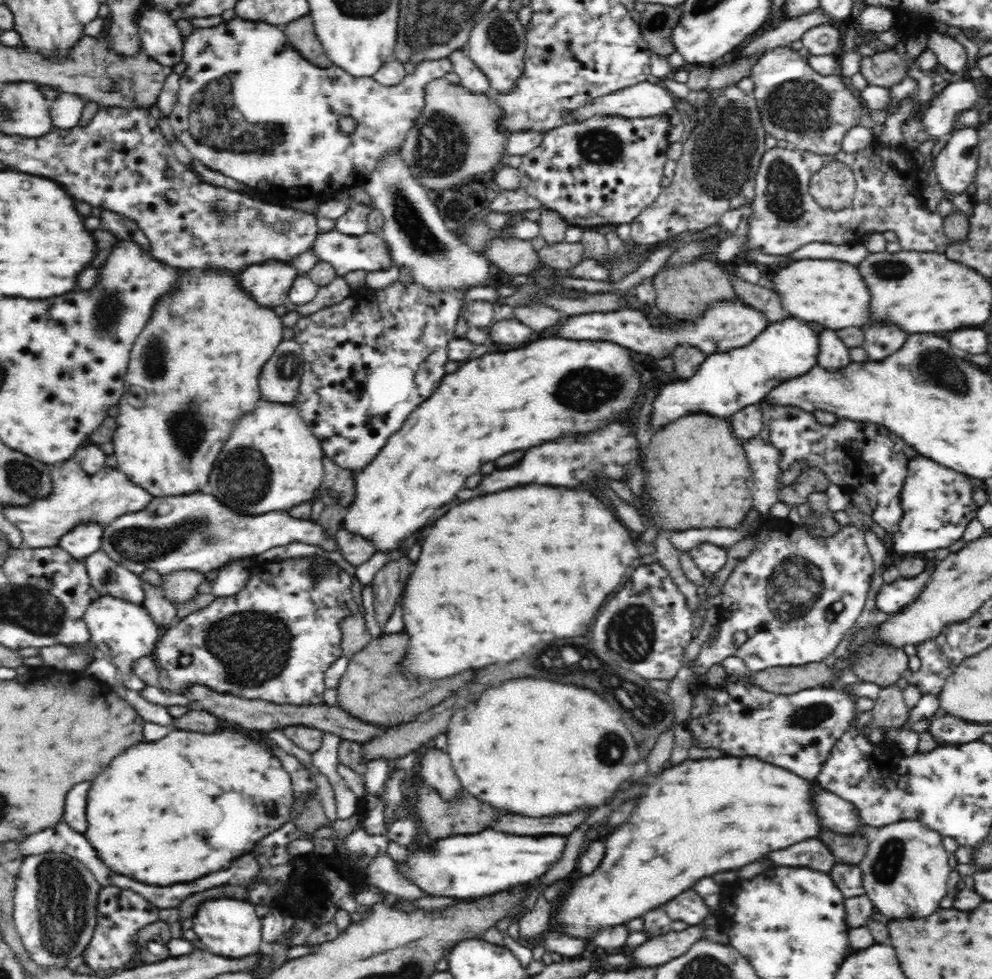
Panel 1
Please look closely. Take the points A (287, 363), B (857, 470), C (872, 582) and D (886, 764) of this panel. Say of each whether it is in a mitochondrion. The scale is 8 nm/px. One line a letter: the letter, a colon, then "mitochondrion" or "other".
A: mitochondrion
B: other
C: other
D: other

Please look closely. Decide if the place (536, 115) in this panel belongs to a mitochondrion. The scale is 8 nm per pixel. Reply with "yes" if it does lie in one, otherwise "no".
no

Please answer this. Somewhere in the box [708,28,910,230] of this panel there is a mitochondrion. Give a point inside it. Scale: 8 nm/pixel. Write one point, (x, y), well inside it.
(805, 108)

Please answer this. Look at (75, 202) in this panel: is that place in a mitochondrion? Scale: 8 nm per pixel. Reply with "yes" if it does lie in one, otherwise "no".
no

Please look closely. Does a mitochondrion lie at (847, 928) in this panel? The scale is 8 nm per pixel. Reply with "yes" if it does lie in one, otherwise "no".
no

